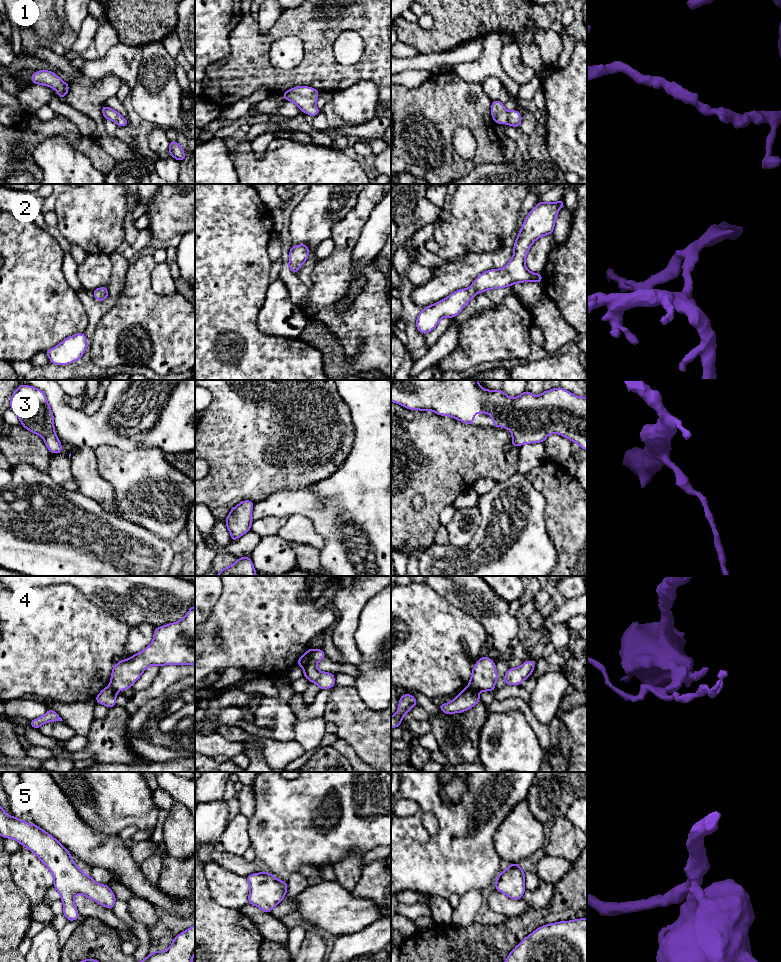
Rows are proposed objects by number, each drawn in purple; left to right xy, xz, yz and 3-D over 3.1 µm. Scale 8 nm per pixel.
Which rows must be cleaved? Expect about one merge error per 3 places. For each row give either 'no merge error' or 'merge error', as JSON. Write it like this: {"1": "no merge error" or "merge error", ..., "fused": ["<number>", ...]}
{"1": "no merge error", "2": "no merge error", "3": "no merge error", "4": "merge error", "5": "no merge error", "fused": ["4"]}

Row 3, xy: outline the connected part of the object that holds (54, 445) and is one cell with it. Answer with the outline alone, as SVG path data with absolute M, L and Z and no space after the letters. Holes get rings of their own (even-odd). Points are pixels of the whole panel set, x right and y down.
M20 384L12 393L10 408L16 413L24 428L44 439L50 453L63 451L54 429L51 407L42 390Z

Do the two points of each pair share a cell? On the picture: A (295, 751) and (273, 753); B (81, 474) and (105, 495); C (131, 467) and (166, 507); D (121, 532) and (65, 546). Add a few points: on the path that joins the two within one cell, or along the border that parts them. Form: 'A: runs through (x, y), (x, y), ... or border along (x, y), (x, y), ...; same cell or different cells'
A: runs through (290, 751), (278, 753); same cell
B: runs through (87, 478), (99, 489); same cell
C: runs through (139, 477), (156, 497); same cell
D: runs through (107, 546), (79, 546); same cell

